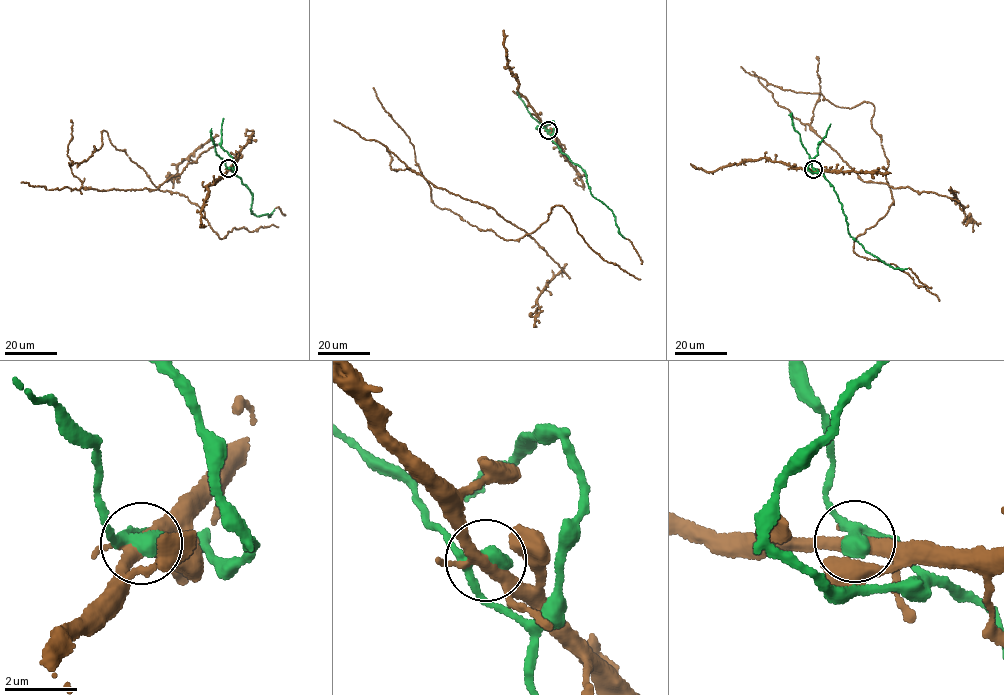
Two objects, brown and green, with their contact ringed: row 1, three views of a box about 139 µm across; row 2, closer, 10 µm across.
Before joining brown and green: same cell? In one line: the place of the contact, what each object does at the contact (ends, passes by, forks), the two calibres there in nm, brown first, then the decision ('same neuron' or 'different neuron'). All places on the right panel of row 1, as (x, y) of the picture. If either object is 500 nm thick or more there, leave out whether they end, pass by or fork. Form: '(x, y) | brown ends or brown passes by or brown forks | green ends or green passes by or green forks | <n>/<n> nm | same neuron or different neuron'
(813, 169) | brown forks | green passes by | 300/360 nm | same neuron

